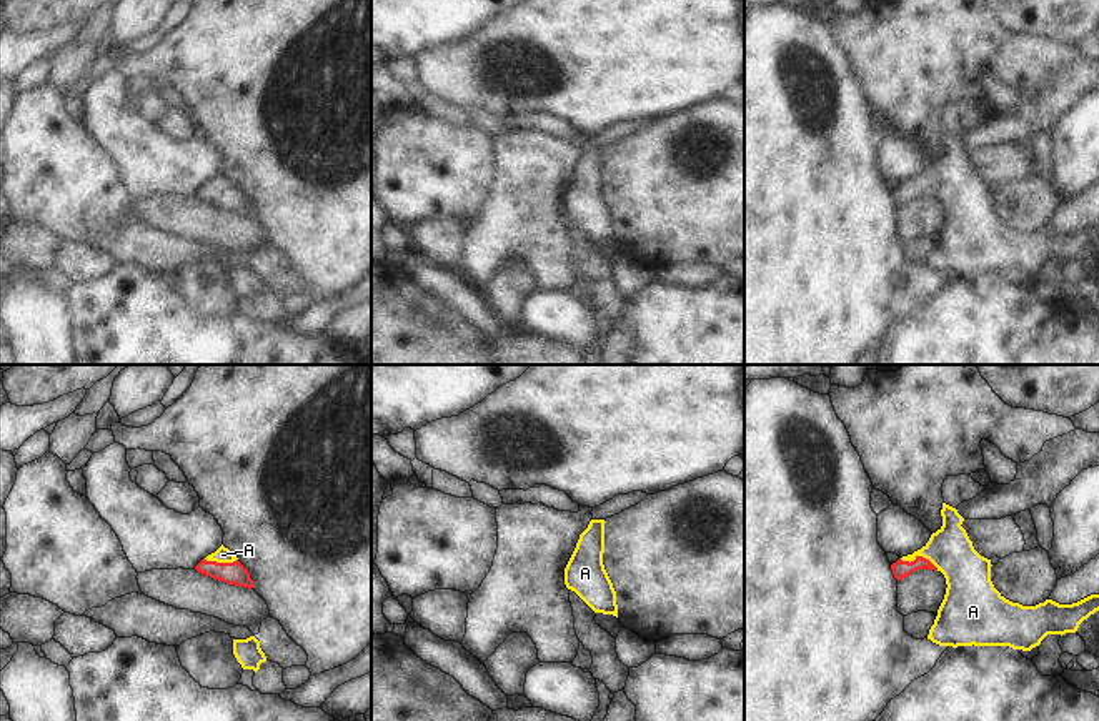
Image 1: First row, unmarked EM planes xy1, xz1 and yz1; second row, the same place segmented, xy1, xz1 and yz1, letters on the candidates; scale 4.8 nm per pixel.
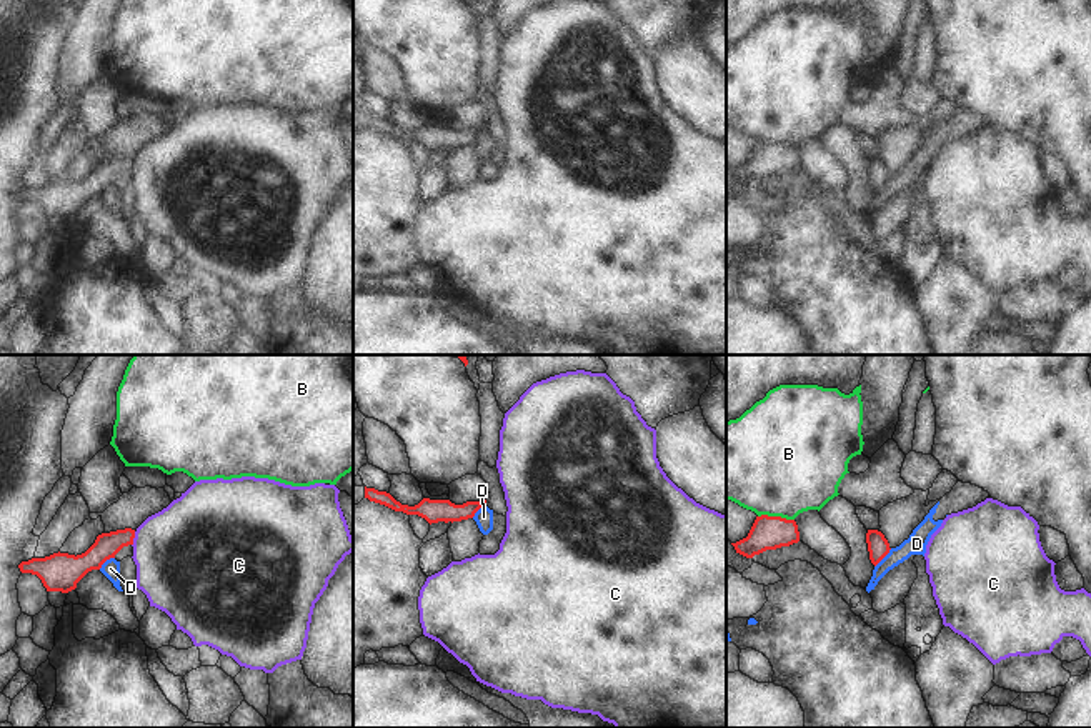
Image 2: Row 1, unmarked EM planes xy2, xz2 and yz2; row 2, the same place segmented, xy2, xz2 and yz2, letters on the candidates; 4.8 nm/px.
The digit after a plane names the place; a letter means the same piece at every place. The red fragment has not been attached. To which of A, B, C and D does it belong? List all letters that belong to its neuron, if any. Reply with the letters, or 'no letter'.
A.

